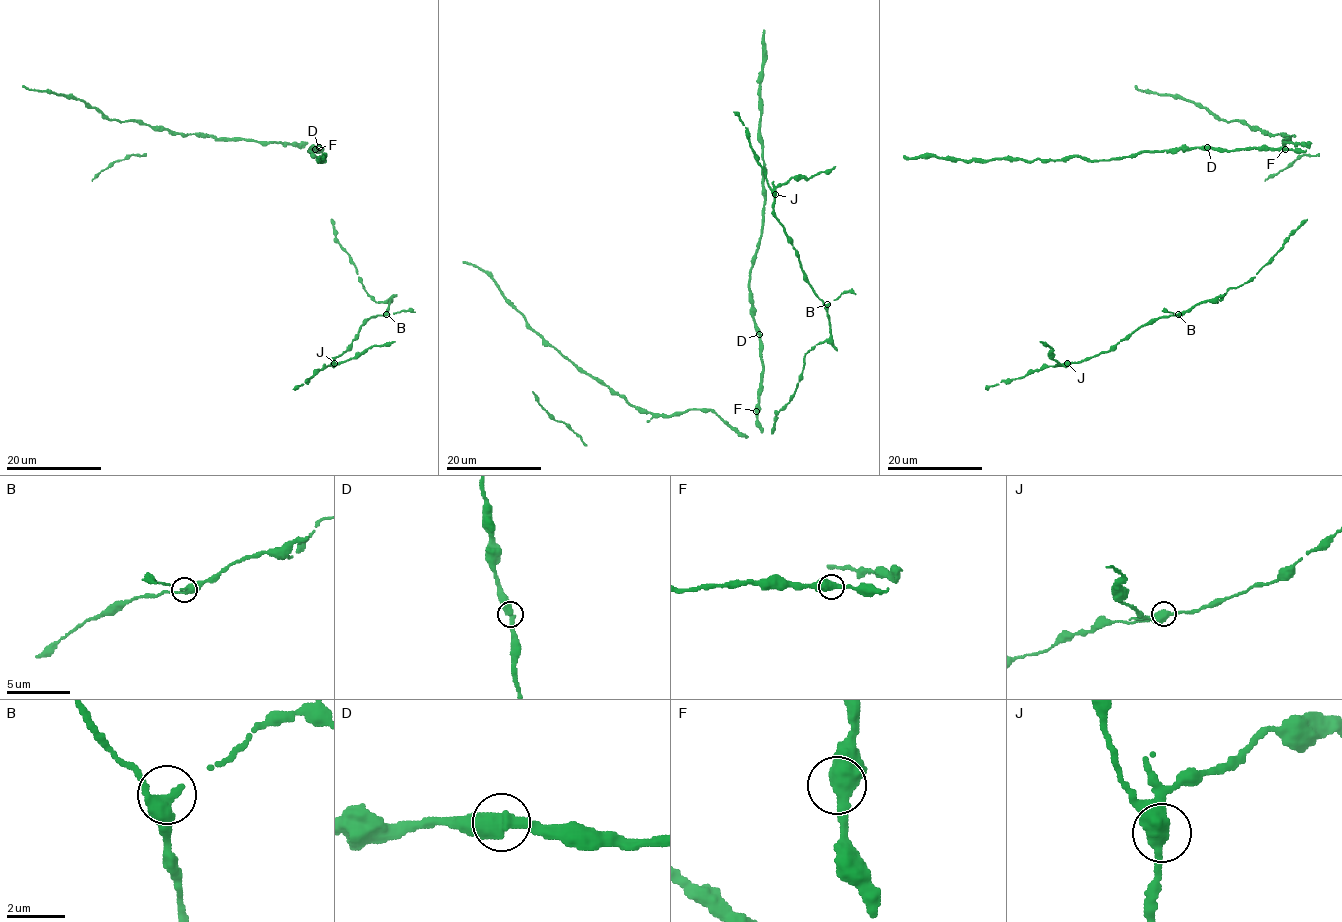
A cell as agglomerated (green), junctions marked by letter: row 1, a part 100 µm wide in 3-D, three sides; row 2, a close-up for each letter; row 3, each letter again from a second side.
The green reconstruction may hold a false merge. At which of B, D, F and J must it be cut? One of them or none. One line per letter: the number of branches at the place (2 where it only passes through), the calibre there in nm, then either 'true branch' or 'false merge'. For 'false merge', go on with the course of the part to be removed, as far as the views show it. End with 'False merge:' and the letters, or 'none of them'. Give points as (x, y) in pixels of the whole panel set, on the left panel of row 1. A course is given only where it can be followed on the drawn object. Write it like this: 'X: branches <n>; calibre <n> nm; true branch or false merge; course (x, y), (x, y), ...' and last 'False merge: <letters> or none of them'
B: branches 2; calibre 400 nm; true branch
D: branches 2; calibre 460 nm; true branch
F: branches 2; calibre 440 nm; true branch
J: branches 2; calibre 420 nm; true branch
False merge: none of them

